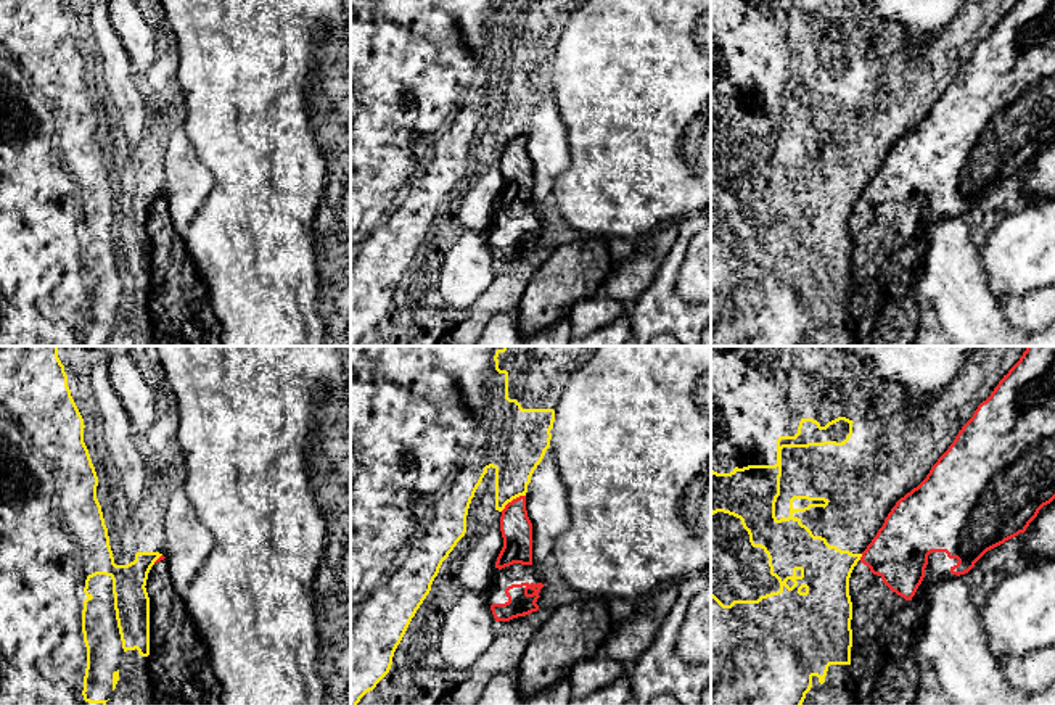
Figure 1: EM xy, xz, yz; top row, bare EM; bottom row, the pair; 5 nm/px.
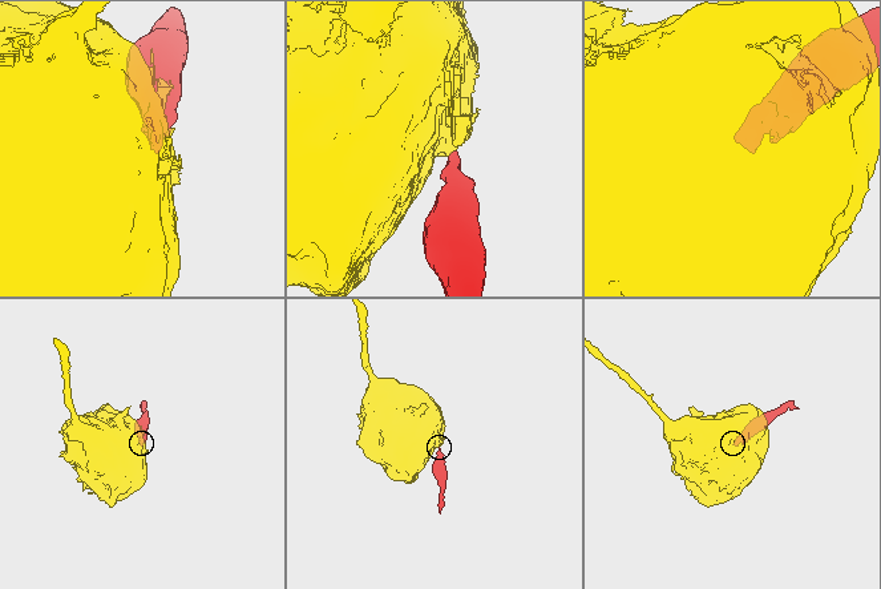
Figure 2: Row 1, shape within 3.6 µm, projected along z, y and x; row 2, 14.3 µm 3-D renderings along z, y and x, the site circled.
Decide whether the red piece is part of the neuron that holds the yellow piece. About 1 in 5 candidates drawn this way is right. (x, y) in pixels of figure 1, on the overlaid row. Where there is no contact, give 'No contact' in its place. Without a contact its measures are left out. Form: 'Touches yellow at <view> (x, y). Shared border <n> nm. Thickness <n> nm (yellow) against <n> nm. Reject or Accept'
Touches yellow at xz (512, 499). Shared border 150 nm. Thickness 280 nm (yellow) against 160 nm. Reject

